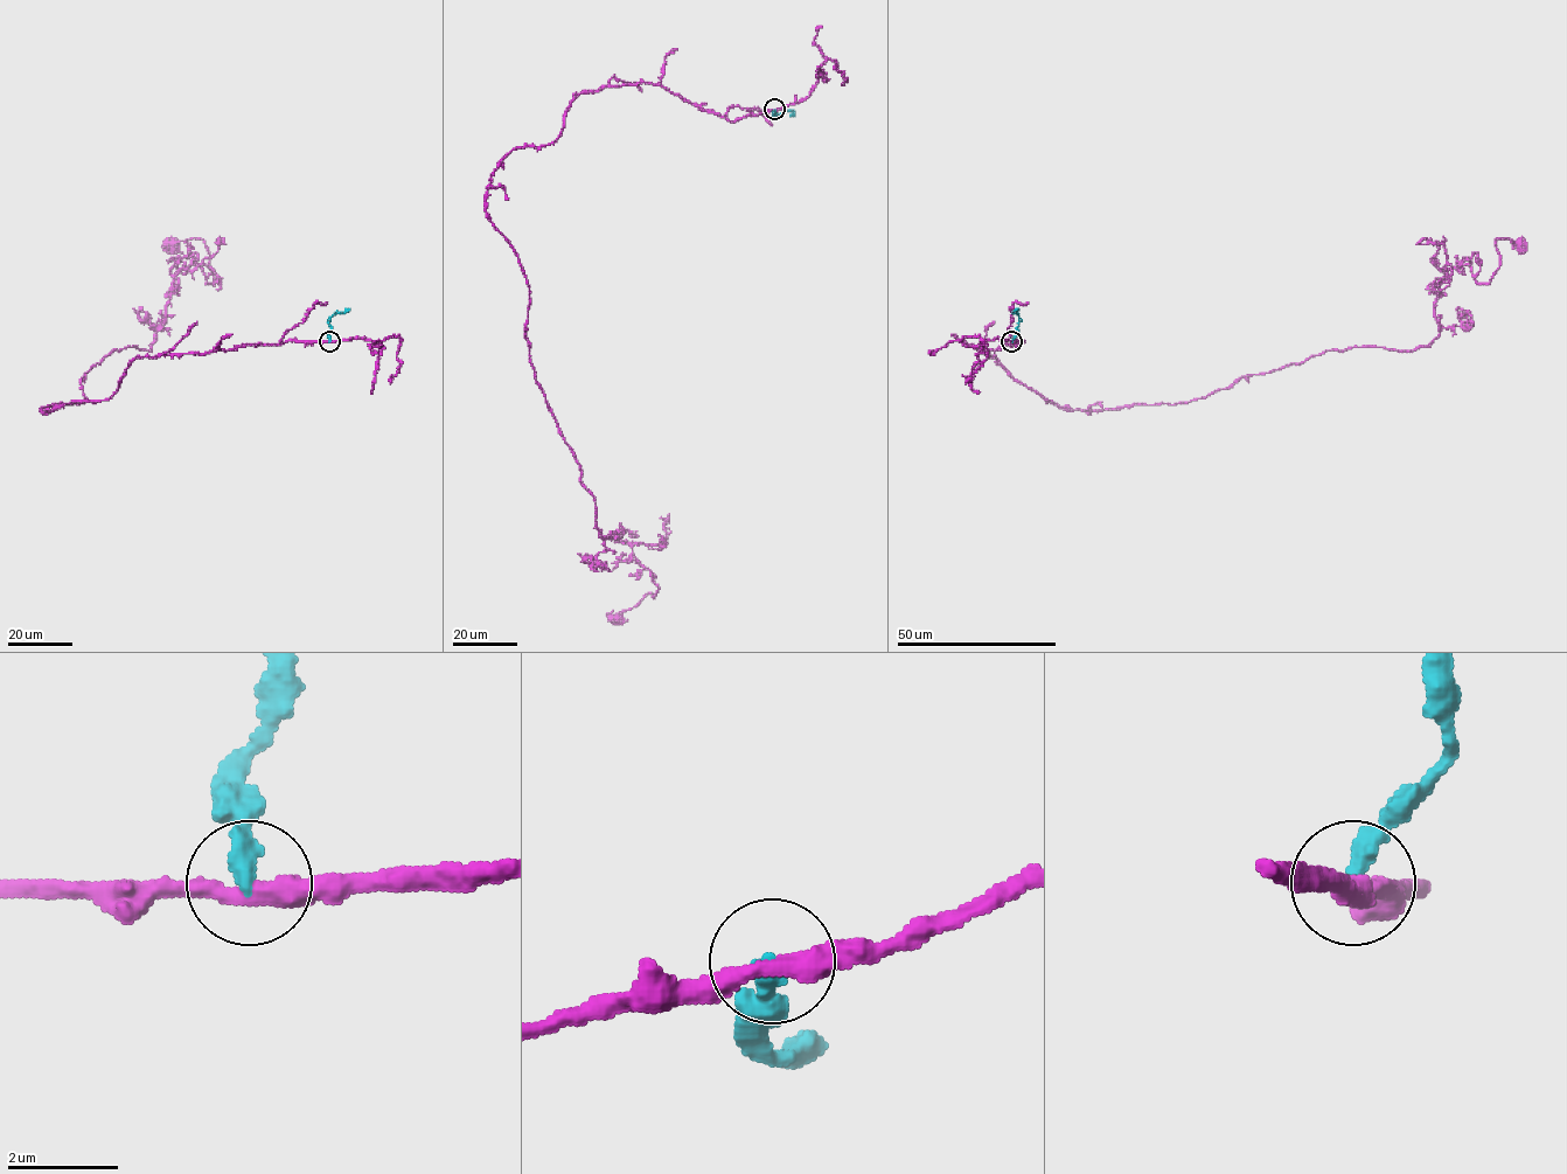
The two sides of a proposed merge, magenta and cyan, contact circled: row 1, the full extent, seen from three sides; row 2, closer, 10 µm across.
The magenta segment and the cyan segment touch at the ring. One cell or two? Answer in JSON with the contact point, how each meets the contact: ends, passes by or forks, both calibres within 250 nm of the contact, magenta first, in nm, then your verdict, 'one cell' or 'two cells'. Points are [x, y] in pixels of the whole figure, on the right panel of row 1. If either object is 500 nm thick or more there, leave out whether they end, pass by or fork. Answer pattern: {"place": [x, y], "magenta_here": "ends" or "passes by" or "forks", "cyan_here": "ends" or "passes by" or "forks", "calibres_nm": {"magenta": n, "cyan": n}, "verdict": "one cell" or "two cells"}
{"place": [1011, 341], "magenta_here": "passes by", "cyan_here": "ends", "calibres_nm": {"magenta": 360, "cyan": 380}, "verdict": "two cells"}

